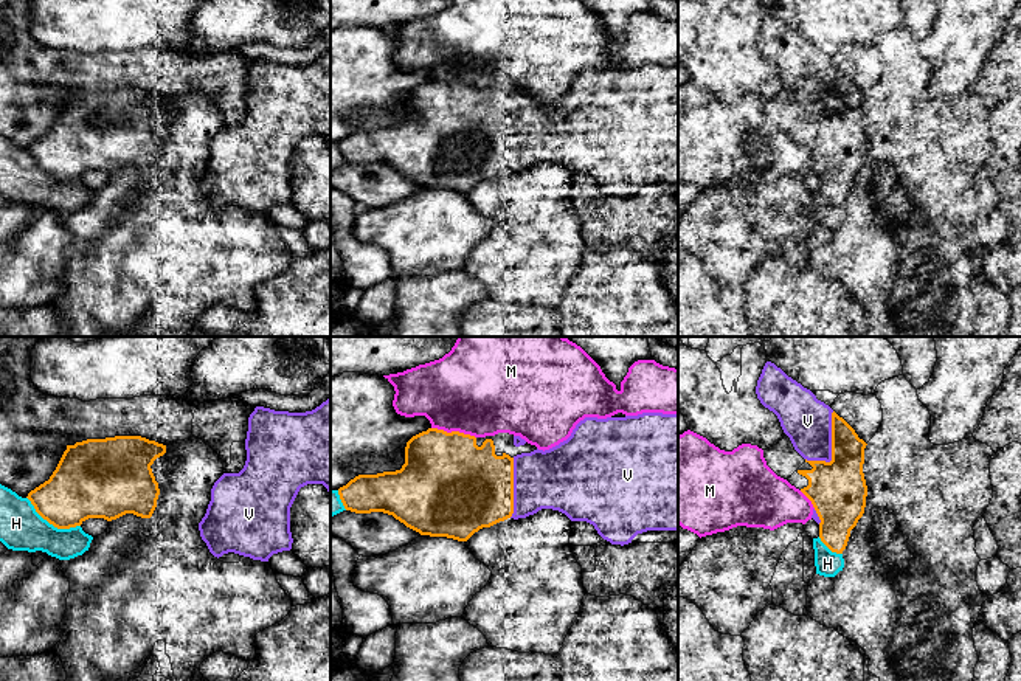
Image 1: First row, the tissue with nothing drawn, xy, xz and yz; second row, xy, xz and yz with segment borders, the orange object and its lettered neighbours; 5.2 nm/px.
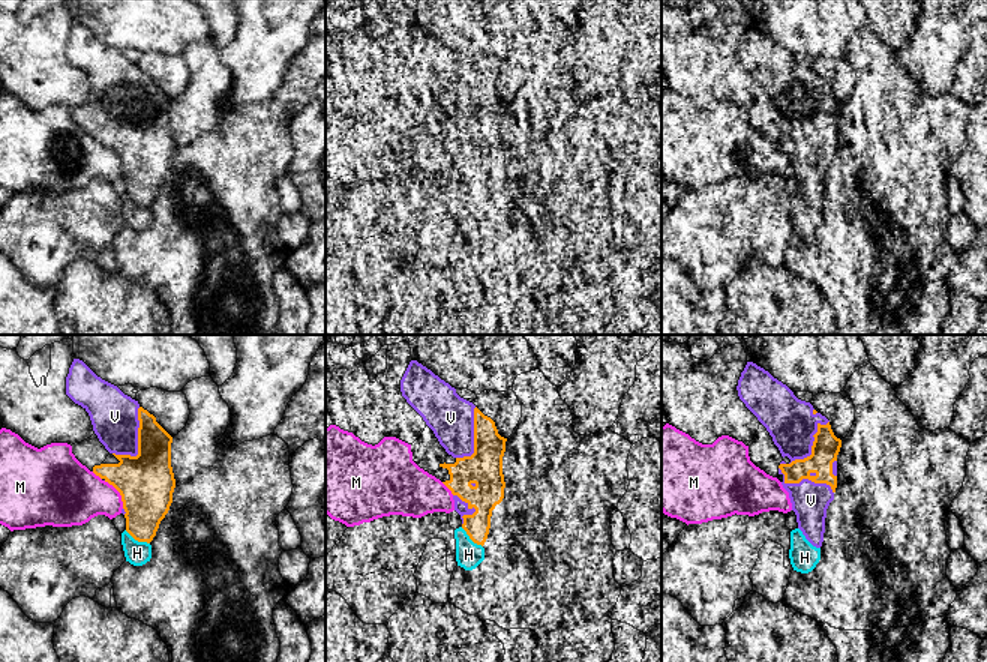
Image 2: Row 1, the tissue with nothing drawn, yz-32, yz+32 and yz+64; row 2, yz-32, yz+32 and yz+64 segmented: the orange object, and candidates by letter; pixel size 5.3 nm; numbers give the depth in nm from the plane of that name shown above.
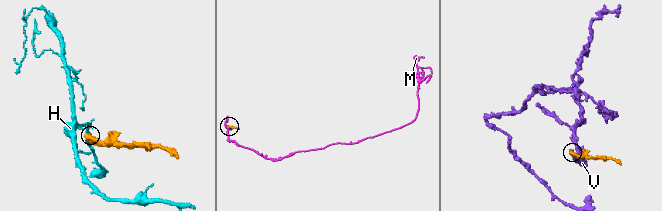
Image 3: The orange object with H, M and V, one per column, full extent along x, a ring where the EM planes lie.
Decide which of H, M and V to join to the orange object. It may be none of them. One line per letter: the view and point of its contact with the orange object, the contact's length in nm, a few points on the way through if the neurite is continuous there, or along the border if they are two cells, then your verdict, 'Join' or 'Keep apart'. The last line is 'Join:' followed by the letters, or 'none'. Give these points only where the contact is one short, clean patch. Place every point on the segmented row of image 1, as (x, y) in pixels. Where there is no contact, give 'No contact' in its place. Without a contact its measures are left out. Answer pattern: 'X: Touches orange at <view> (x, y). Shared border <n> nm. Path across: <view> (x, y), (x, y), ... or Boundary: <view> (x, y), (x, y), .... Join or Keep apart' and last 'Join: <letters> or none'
H: Touches orange at xy (51, 523). Shared border 320 nm. Keep apart
M: Touches orange at xz (453, 432). Shared border 240 nm. Keep apart
V: Touches orange at yz (832, 447). Shared border 300 nm. Join
Join: V

